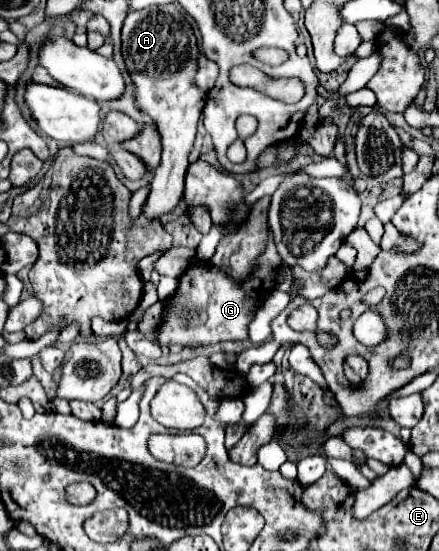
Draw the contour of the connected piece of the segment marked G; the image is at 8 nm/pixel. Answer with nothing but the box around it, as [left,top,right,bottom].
[155,238,283,346]

